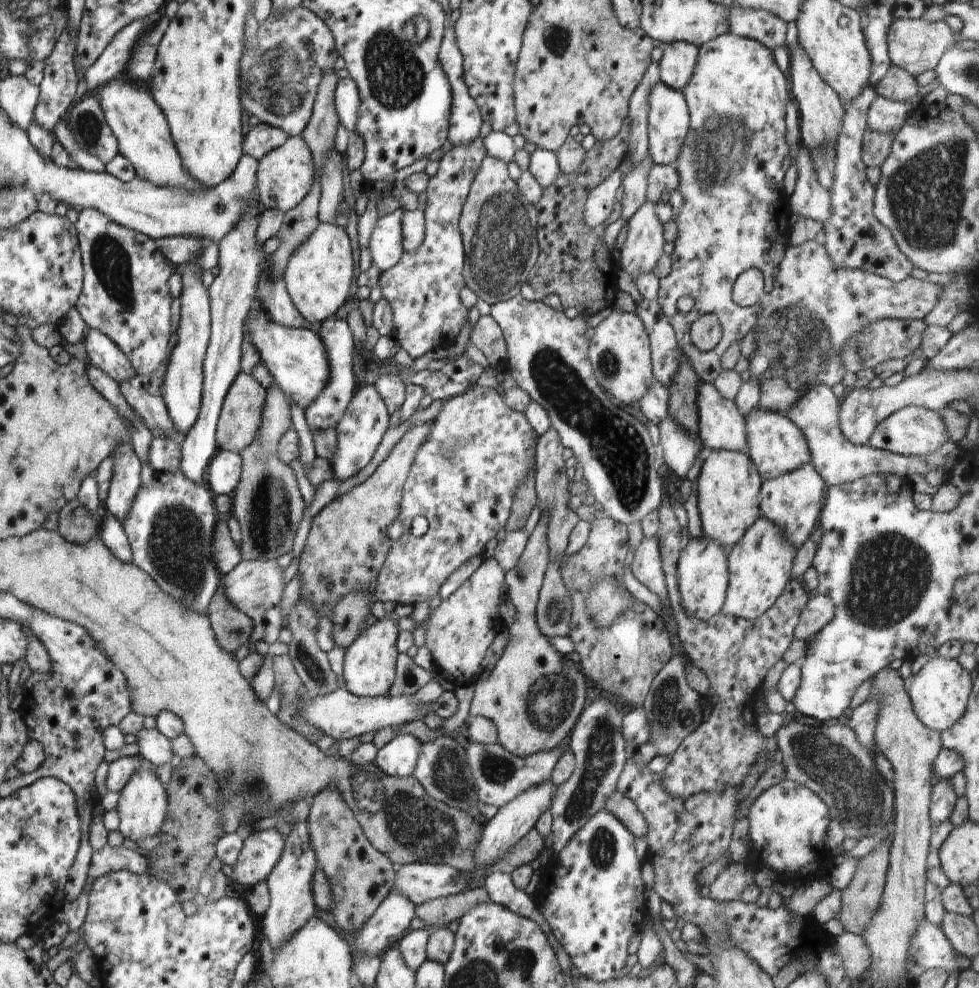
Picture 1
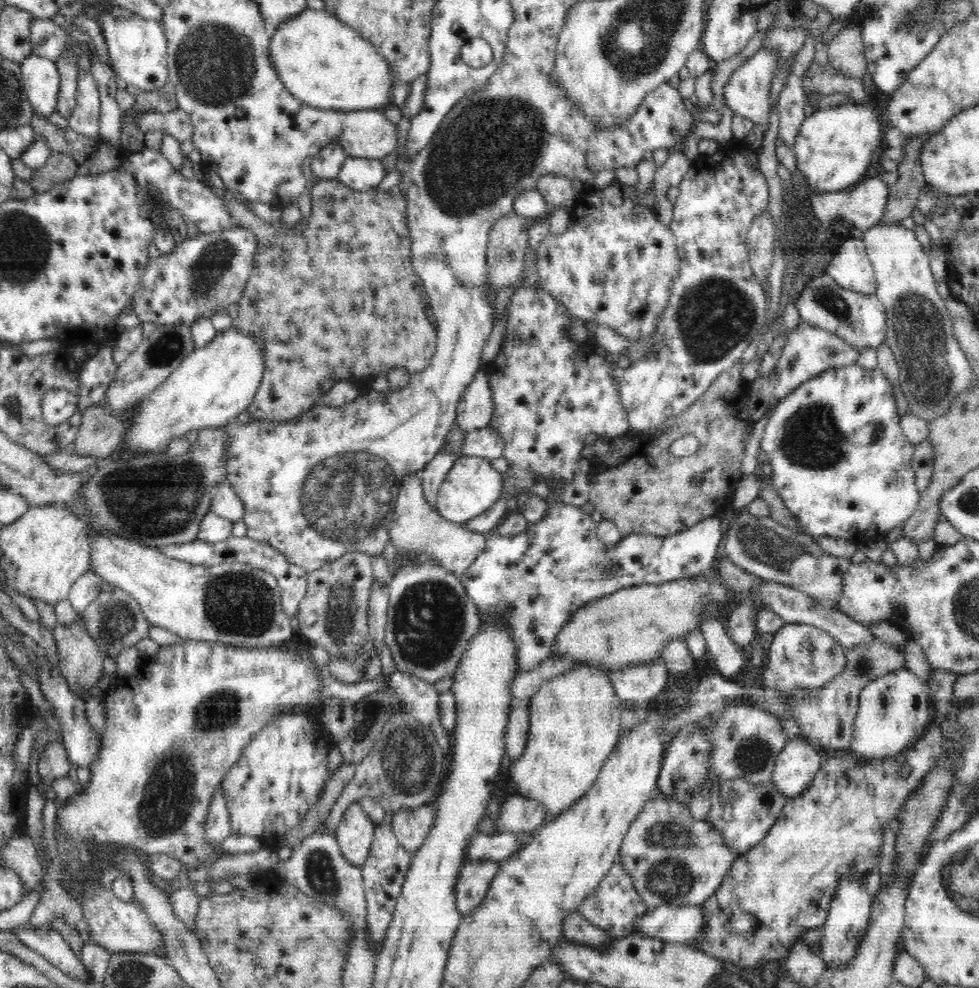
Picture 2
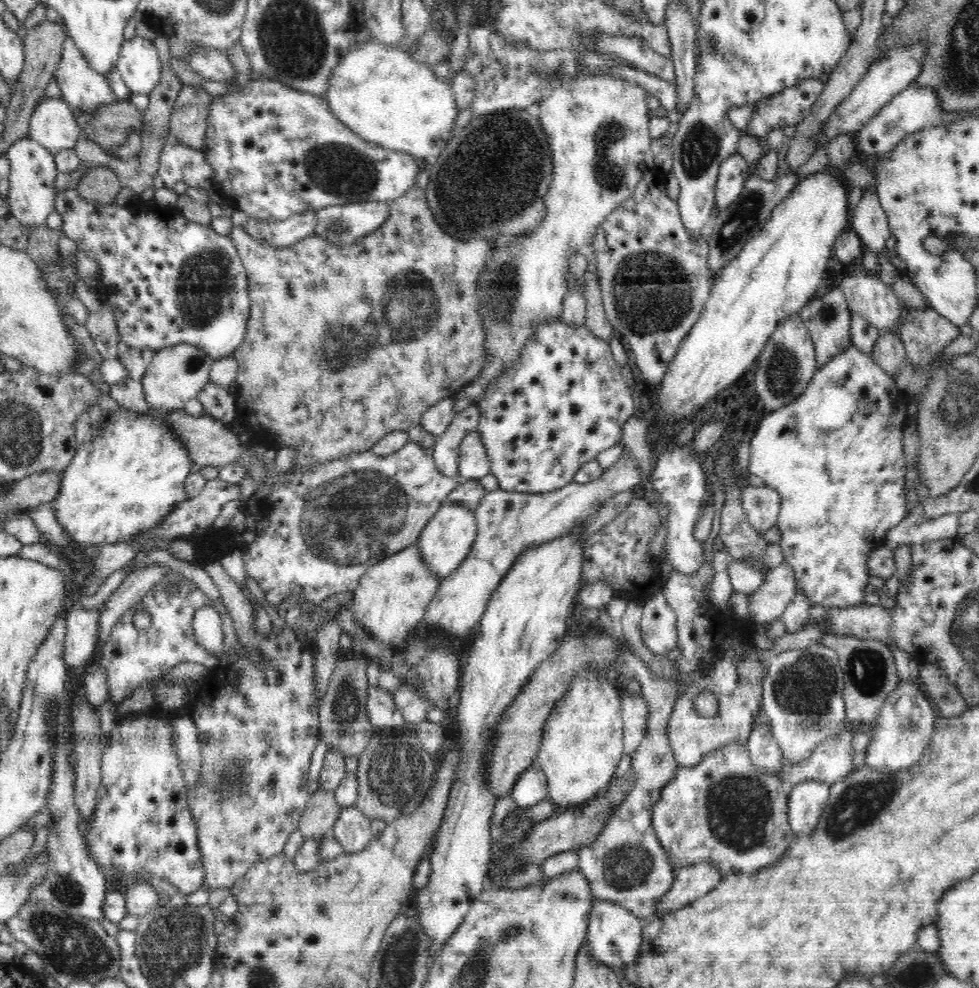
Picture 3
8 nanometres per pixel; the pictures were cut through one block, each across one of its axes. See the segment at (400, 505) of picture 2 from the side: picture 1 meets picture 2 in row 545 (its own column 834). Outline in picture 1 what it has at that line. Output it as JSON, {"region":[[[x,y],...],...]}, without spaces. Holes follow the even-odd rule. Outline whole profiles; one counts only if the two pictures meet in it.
{"region":[[[812,384],[808,392],[802,398],[798,398],[798,402],[785,413],[786,418],[804,432],[810,449],[810,462],[828,486],[850,484],[854,480],[874,474],[886,476],[892,474],[892,476],[906,478],[920,474],[924,477],[924,474],[934,470],[922,460],[922,457],[901,455],[885,449],[874,449],[870,444],[853,445],[846,440],[839,425],[840,401],[829,385]]]}

